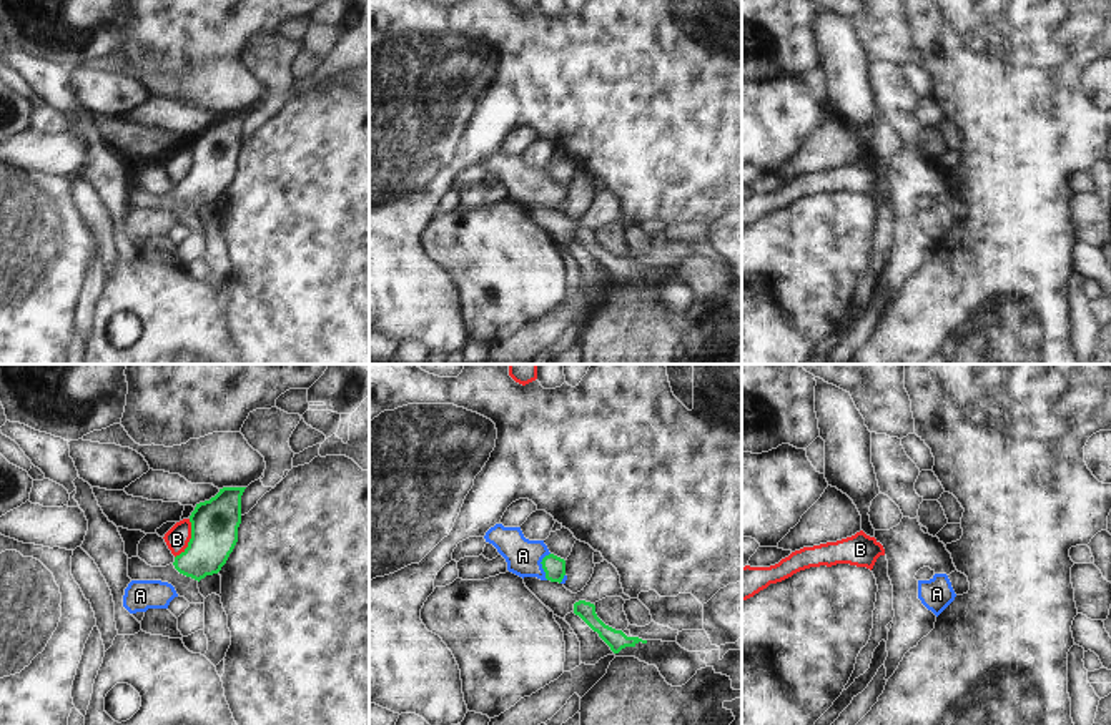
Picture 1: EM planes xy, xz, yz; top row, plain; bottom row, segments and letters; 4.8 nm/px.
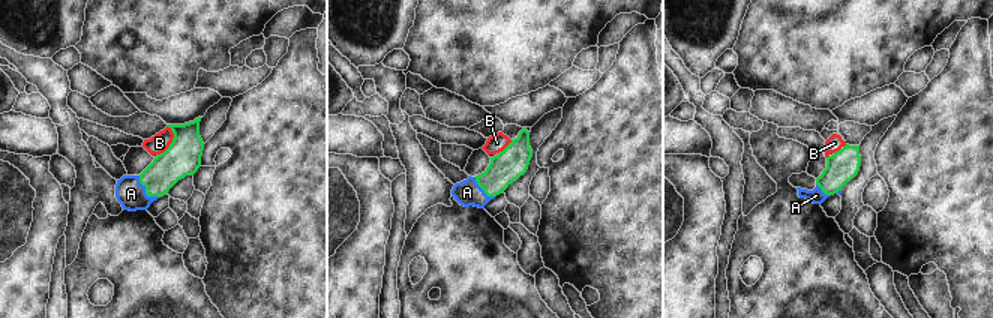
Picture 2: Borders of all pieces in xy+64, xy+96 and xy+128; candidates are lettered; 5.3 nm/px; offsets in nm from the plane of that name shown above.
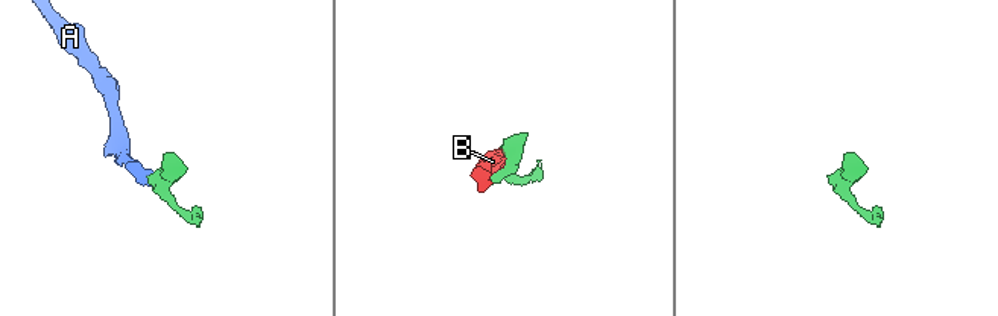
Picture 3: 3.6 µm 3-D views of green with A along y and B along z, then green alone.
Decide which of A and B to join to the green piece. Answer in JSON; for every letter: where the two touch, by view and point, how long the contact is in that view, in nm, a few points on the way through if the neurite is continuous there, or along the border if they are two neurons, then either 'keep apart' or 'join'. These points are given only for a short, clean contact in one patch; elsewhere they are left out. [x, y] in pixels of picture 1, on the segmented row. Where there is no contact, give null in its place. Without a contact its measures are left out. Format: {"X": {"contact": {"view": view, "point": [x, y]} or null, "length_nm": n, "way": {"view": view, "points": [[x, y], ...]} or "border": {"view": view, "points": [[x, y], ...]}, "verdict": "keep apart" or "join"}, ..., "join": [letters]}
{"A": {"contact": {"view": "xz", "point": [543, 566]}, "length_nm": 140, "way": {"view": "xz", "points": [[554, 567], [543, 566], [523, 556]]}, "verdict": "join"}, "B": {"contact": {"view": "xy", "point": [190, 539]}, "length_nm": 200, "border": {"view": "xy", "points": [[190, 519], [190, 541], [175, 557]]}, "verdict": "keep apart"}, "join": ["A"]}

